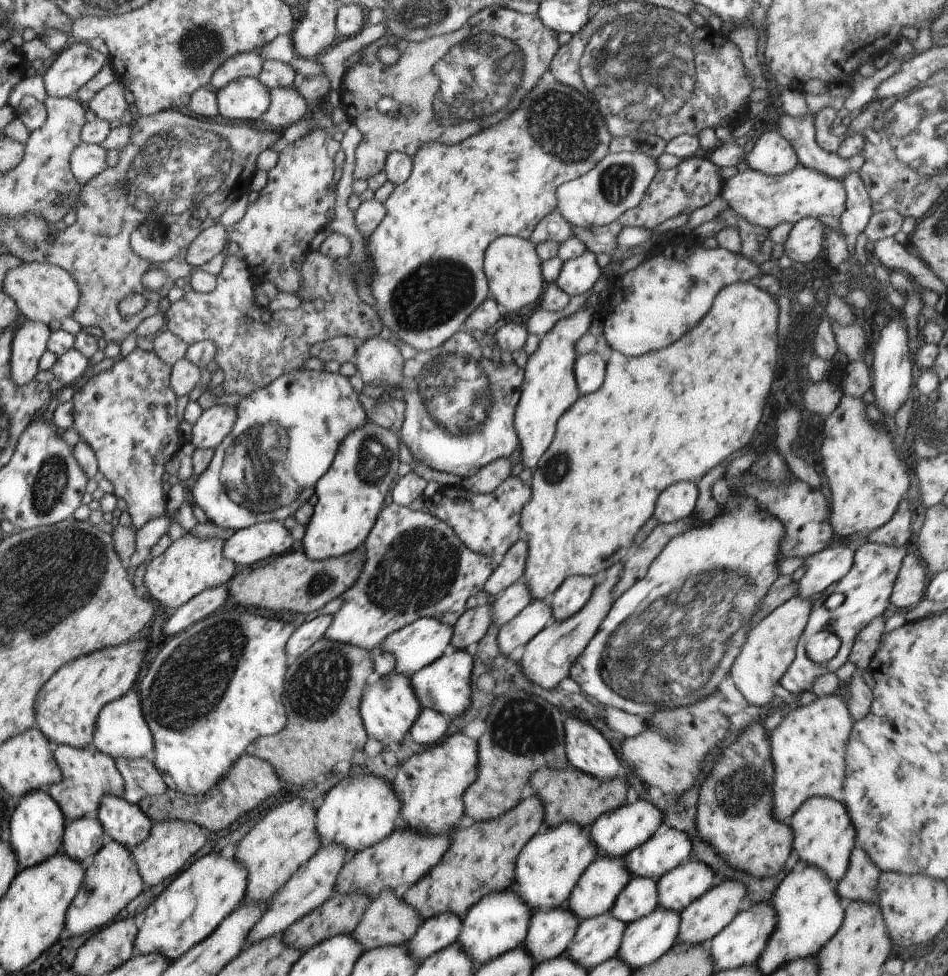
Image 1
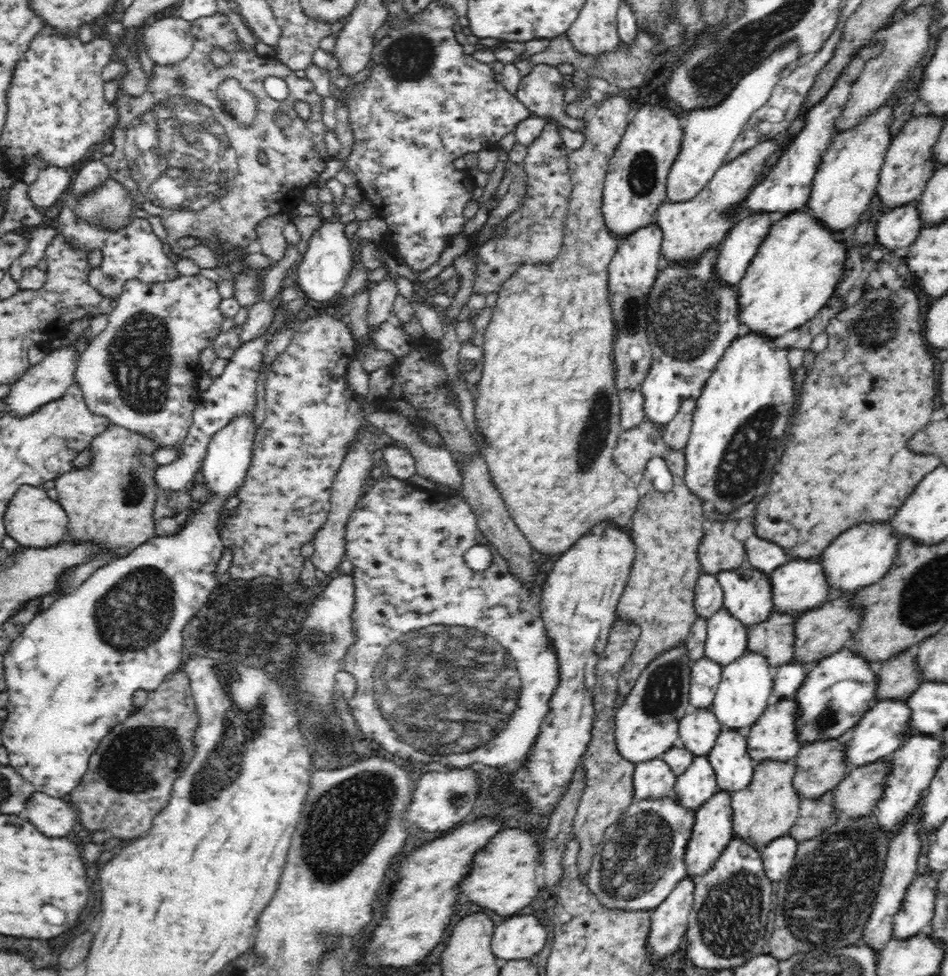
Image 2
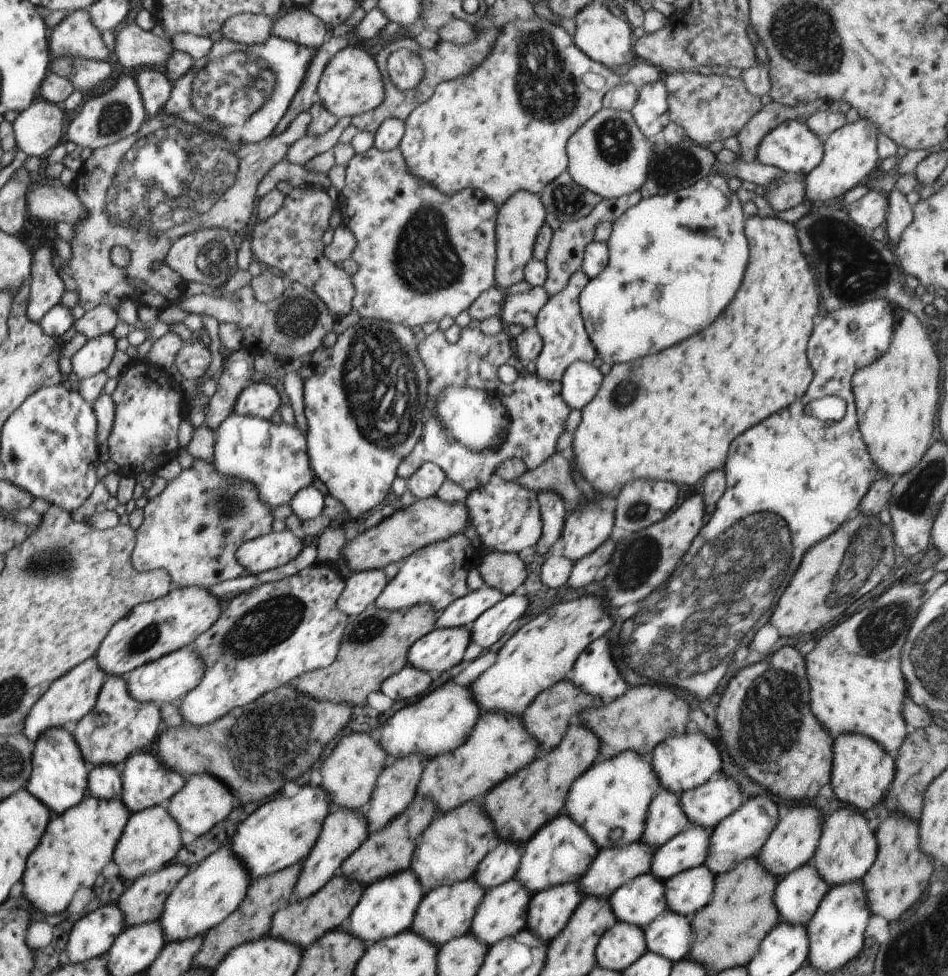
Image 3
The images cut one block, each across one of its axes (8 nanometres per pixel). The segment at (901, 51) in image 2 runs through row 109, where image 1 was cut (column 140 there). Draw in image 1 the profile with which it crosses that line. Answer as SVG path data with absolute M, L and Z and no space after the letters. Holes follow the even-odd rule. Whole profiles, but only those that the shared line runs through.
M164 820L153 825L152 832L146 841L132 848L132 854L138 874L141 875L142 882L146 882L148 888L156 888L156 884L176 876L178 872L184 870L186 862L204 846L206 836L200 830L198 824L188 822L188 820Z

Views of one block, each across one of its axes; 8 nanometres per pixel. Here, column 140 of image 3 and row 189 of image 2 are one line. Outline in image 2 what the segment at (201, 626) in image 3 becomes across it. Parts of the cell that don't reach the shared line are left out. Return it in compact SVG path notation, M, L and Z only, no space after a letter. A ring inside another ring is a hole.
M659 105L641 106L634 113L605 176L605 222L620 240L639 227L654 222L654 214L666 202L666 181L678 154L681 153L682 133L684 129L682 123L678 124L678 118Z

